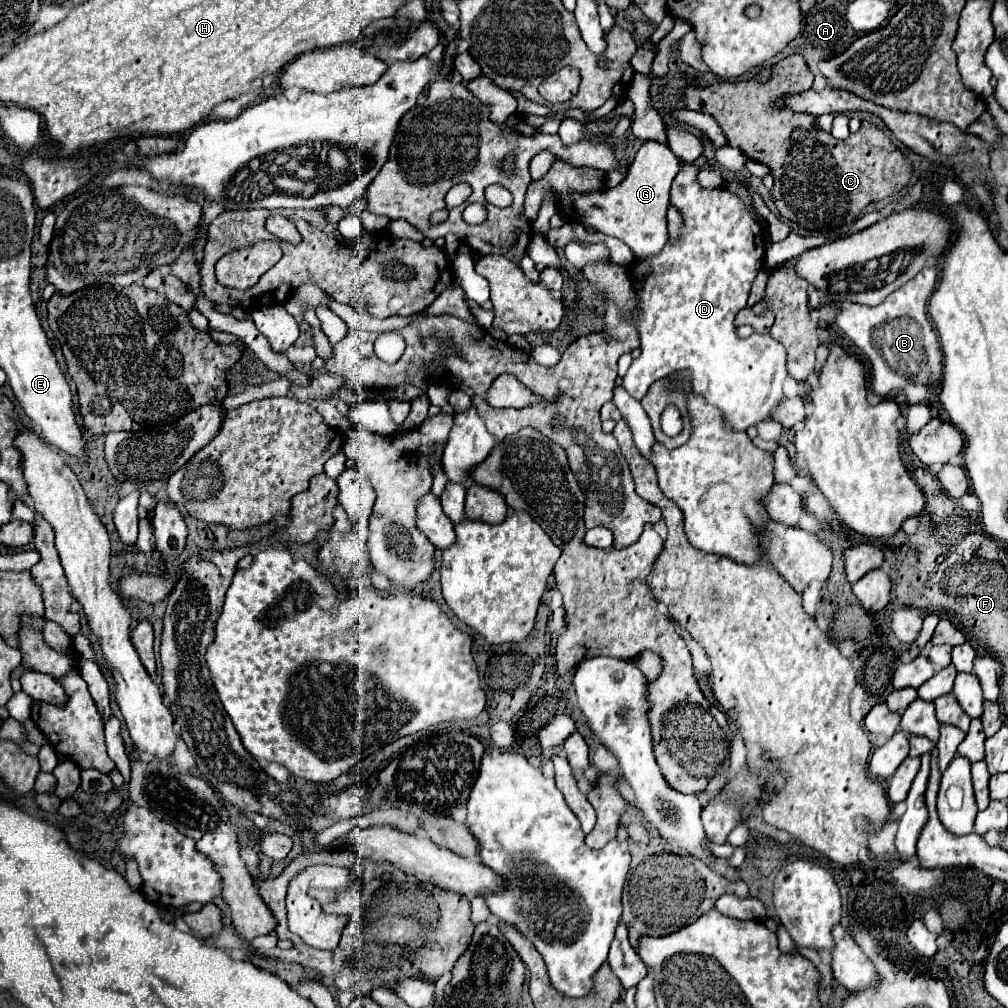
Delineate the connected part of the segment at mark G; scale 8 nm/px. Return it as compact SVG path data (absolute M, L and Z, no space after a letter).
M657 141L643 143L621 185L609 191L605 189L601 193L575 197L581 223L597 227L605 235L621 239L625 245L629 245L635 259L645 259L661 253L661 249L667 243L665 213L669 205L669 187L677 171L679 171L679 159L667 145L661 145Z

